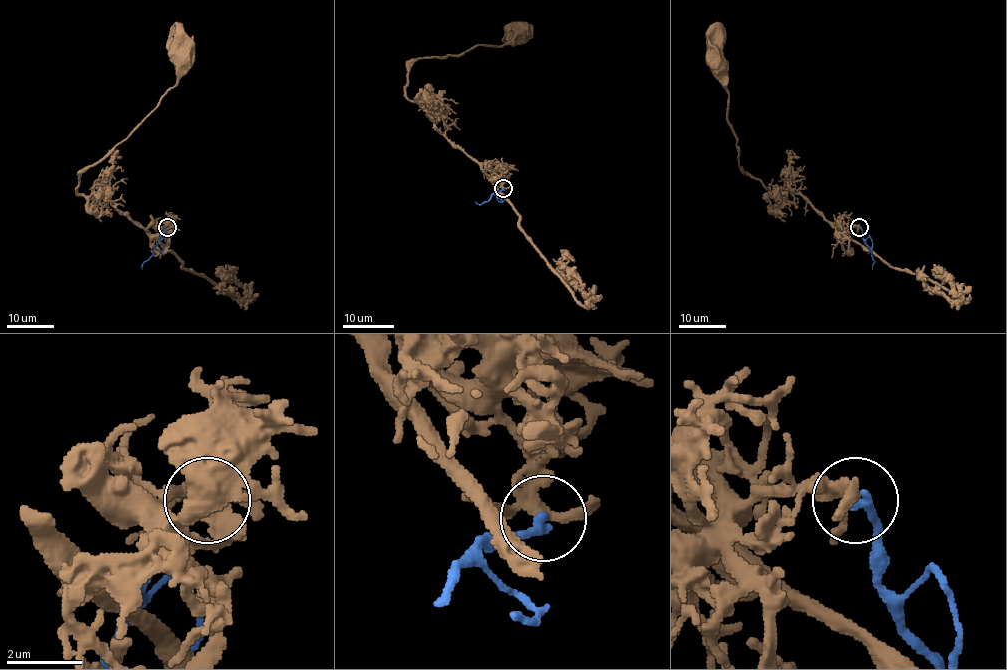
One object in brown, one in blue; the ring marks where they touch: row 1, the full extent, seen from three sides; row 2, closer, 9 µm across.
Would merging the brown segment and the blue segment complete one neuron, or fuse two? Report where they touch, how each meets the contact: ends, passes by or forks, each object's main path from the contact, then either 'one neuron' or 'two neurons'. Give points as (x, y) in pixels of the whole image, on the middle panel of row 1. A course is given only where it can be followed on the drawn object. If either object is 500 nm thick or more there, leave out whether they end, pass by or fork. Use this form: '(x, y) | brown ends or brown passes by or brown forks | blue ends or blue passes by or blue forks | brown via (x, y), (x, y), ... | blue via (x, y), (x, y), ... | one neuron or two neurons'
(503, 188) | brown forks | blue ends | brown via (503, 188), (495, 173), (456, 147), (406, 95), (407, 70), (420, 58), (505, 45), (518, 31) | blue via (503, 188), (487, 201), (480, 204), (476, 202) | two neurons

